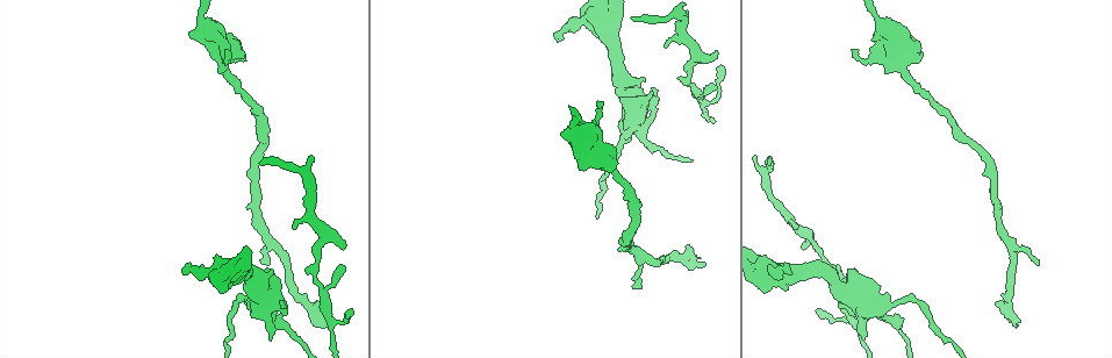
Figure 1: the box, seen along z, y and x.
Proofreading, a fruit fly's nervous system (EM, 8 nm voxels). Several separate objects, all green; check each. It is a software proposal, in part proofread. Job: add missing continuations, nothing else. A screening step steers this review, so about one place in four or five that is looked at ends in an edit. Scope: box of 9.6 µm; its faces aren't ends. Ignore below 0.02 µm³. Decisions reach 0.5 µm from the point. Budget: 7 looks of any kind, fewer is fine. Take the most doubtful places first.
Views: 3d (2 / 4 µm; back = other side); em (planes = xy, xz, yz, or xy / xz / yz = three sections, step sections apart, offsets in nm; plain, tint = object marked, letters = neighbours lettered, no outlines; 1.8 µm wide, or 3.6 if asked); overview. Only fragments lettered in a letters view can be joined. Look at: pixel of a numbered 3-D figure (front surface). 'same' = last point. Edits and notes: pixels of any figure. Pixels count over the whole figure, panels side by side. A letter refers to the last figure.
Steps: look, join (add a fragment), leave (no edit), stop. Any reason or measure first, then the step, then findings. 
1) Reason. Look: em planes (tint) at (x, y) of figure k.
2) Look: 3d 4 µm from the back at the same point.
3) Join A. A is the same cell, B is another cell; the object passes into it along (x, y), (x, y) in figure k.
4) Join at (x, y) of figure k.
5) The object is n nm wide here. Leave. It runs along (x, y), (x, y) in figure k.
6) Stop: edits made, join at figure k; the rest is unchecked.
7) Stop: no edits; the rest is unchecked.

Look: em xy step 8 (letters) at (1016, 326) of figure 1.

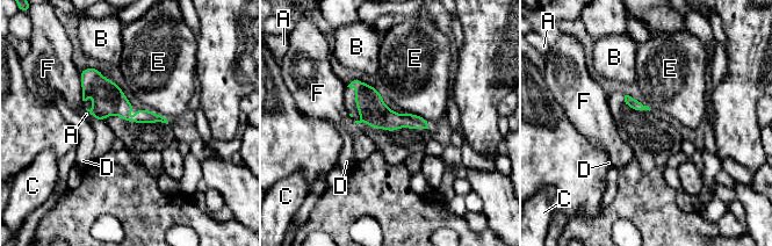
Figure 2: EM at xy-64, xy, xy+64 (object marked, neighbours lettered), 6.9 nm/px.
The longest contact is with F, 200 nm. Leave. A, B, C, D, E and F are other cells; no lettered fragment goes on from it.

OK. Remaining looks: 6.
An open end. Look: em planes (letters) at (714, 53) of figure 1.

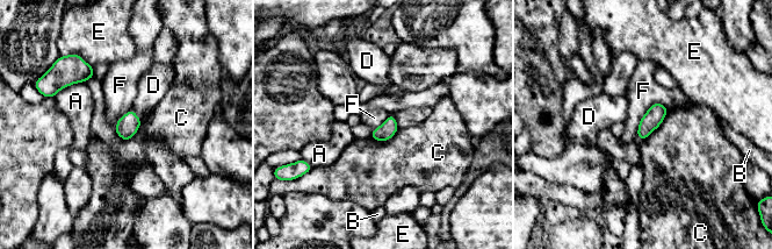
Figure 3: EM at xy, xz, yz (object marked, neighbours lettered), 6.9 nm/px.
The object is 120 nm wide here. Leave. A, B, C, D, E and F are other cells; no lettered fragment goes on from it.

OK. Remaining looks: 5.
Tapers out. Look: em xy step 16 (letters) at (262, 163) of figure 1.

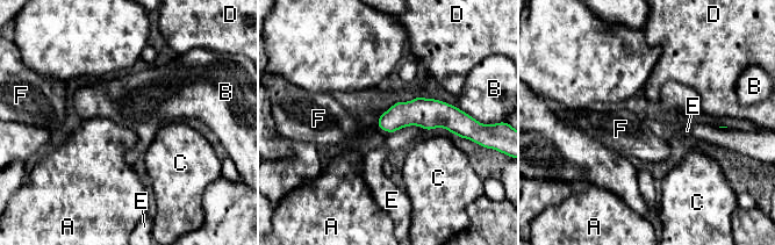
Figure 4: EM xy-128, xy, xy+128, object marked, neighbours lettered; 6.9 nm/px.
Another direction. Look: em planes (letters) at the same point.

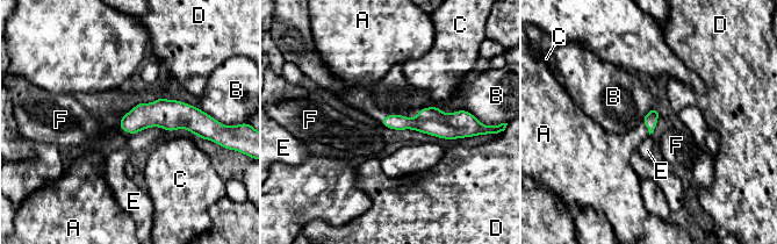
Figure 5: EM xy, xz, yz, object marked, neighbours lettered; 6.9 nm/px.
Join A. A is the same cell, B, C, D, E and F are other cells; the object passes into it along (422, 122), (387, 115), (358, 94) in figure 5; it goes on there.

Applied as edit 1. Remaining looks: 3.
Stop: edits made, join at figure 5; the rest is unchecked.

